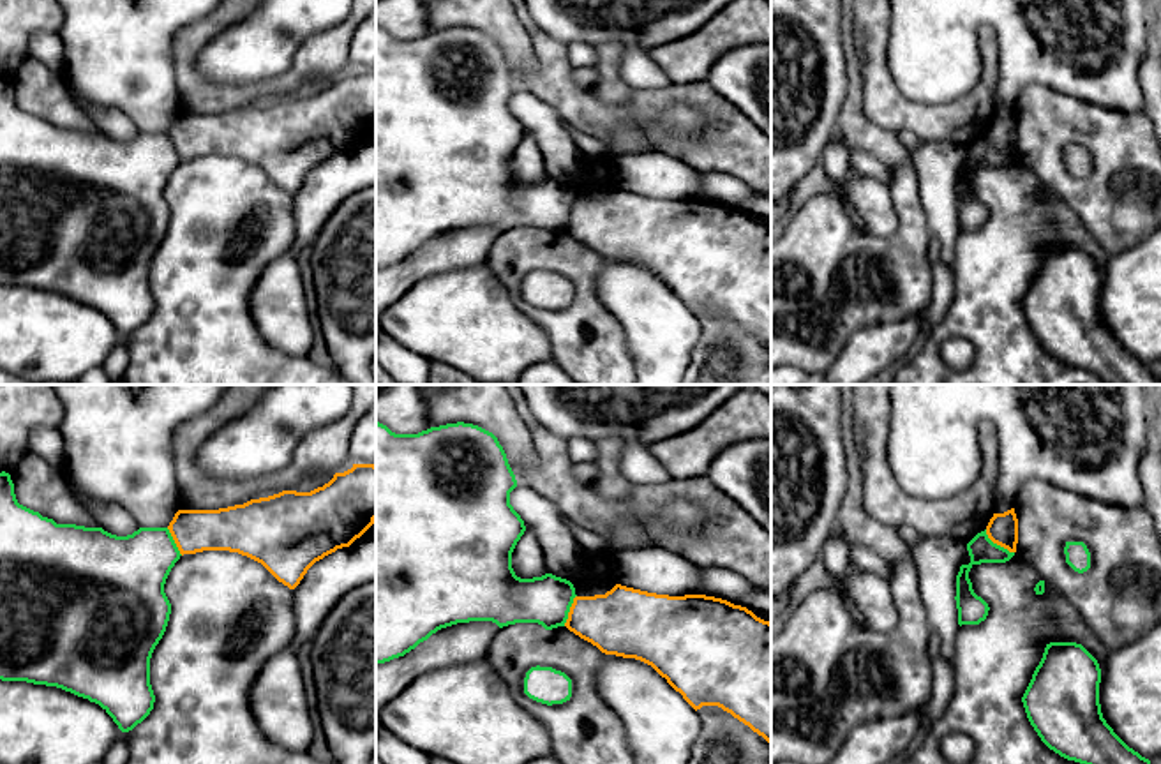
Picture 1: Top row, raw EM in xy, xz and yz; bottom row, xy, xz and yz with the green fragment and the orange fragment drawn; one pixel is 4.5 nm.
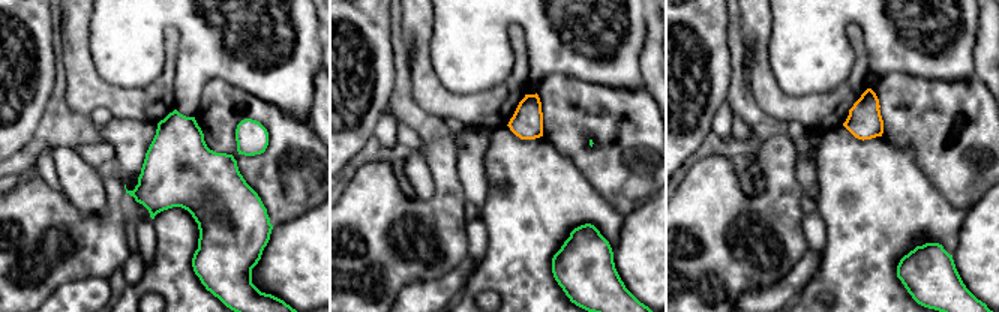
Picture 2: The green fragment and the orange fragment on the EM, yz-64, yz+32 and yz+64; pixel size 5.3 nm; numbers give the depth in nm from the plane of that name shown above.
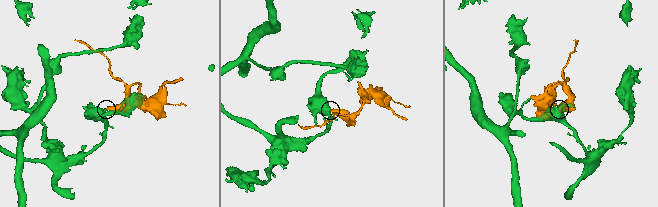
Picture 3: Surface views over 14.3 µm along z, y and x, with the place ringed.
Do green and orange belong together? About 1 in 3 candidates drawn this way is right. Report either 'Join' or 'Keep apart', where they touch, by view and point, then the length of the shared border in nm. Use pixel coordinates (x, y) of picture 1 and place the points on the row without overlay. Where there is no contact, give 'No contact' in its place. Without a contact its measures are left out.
Keep apart. Touches green at yz (996, 149). Shared border 170 nm

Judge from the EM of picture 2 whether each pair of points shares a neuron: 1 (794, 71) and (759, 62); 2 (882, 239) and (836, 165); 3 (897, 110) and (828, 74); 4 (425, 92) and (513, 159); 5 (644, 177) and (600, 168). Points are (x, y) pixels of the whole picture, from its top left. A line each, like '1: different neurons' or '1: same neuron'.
1: different neurons
2: same neuron
3: different neurons
4: different neurons
5: same neuron

